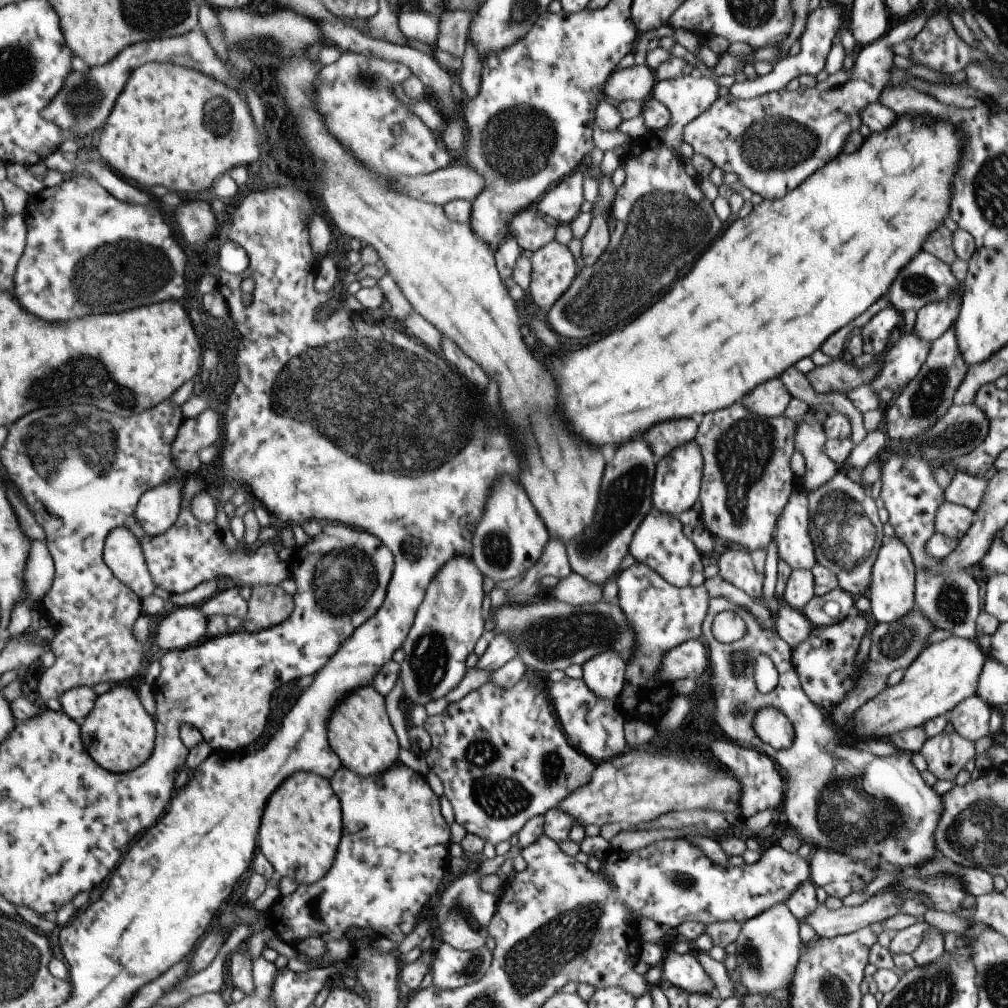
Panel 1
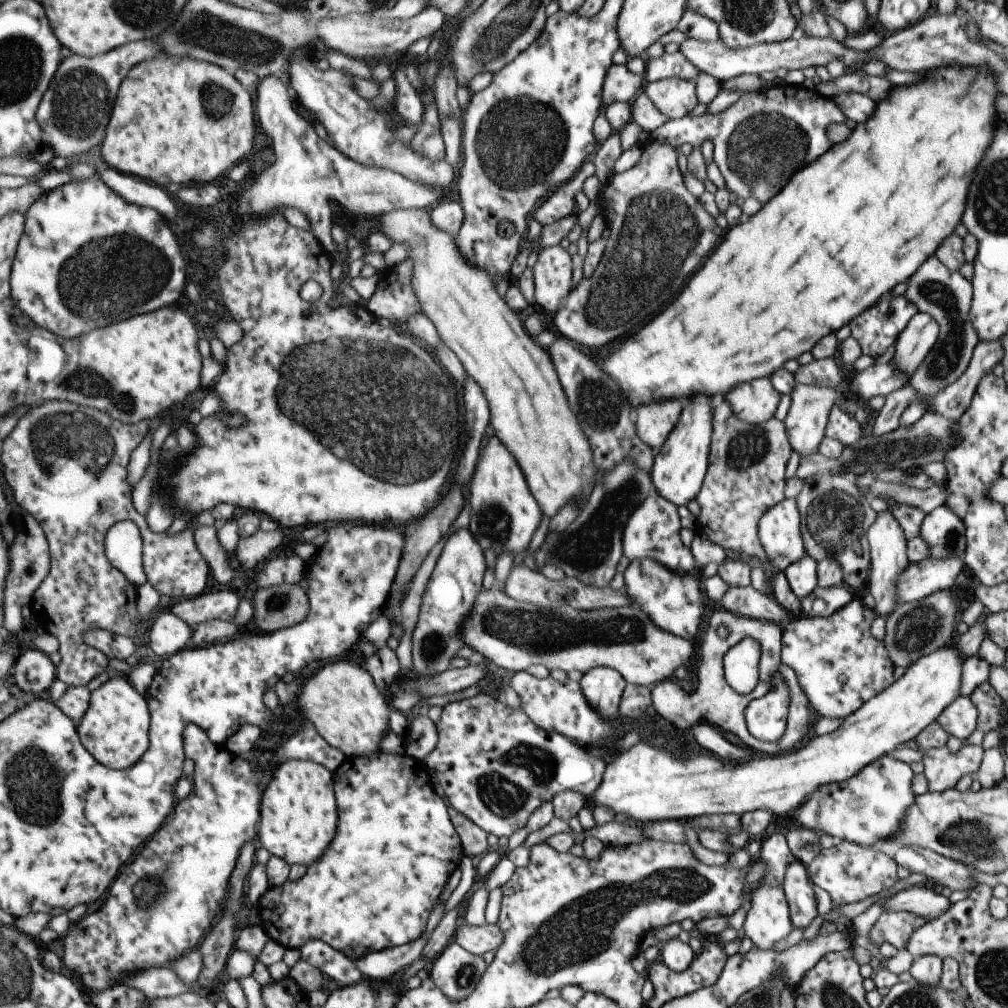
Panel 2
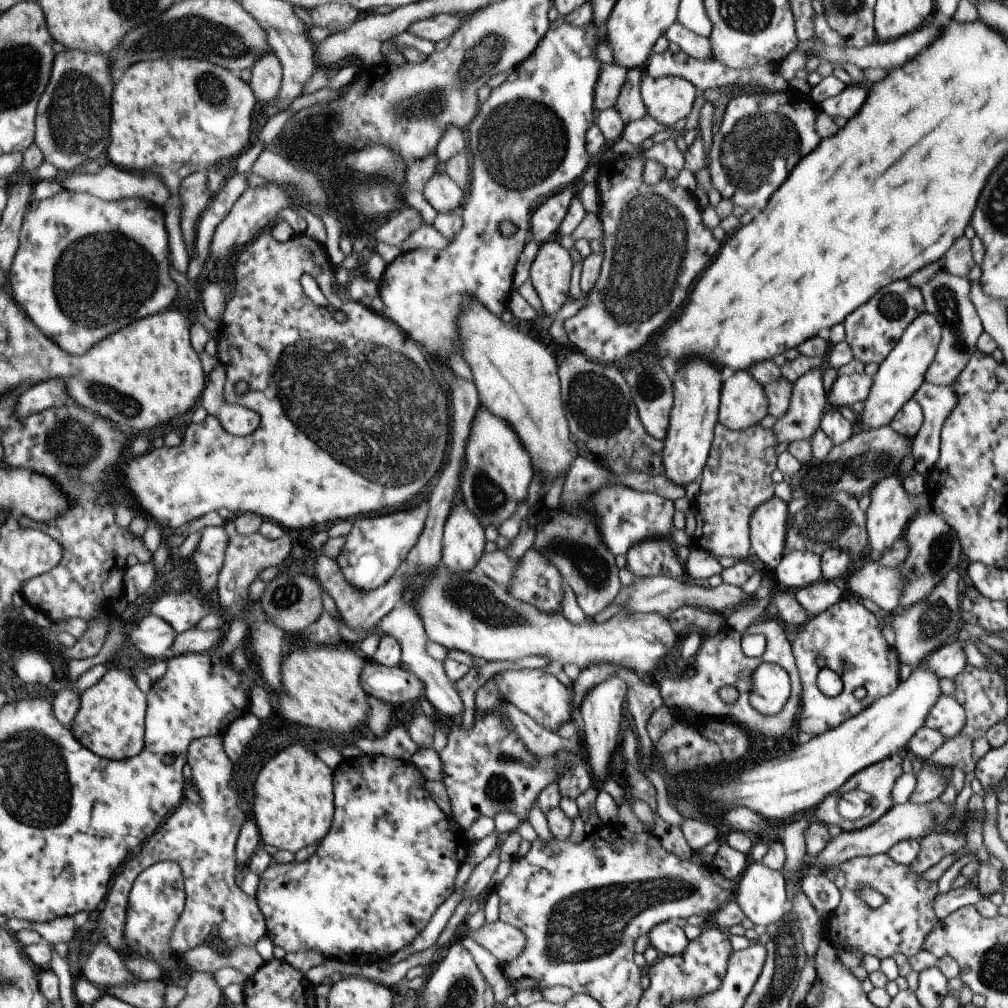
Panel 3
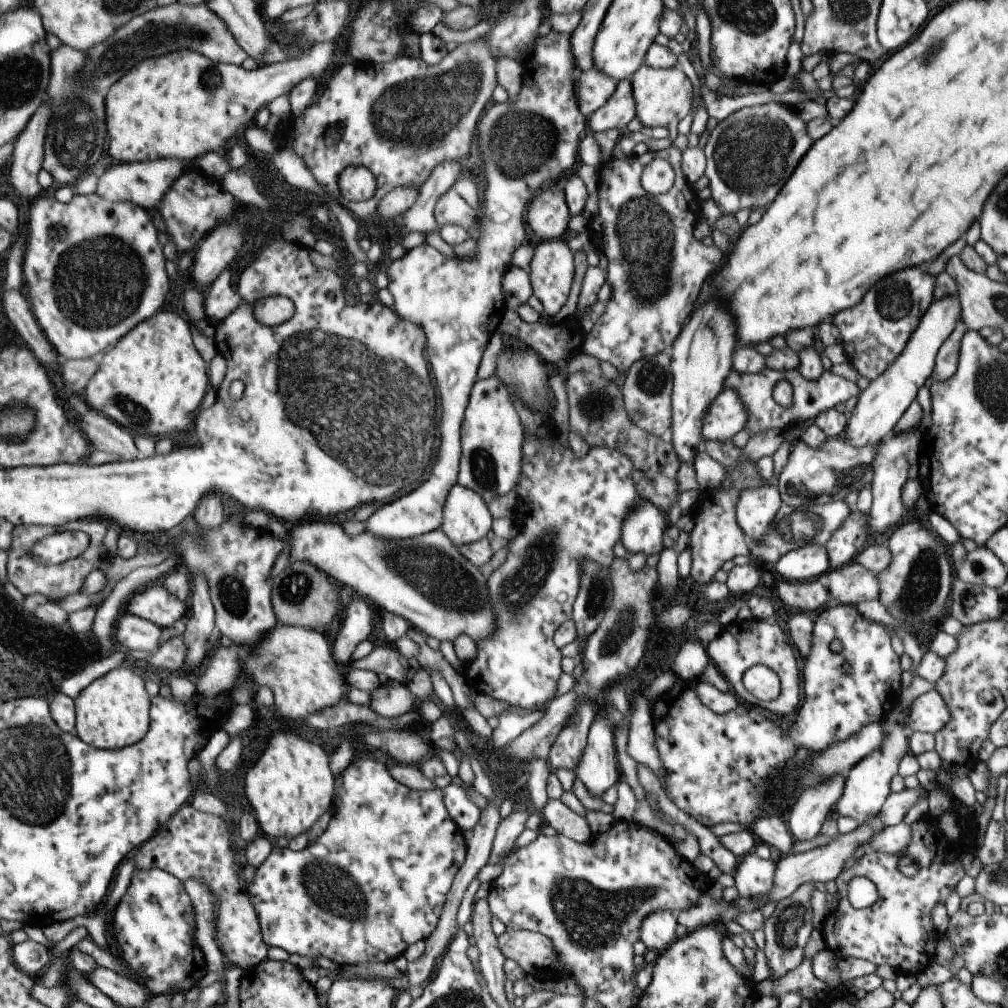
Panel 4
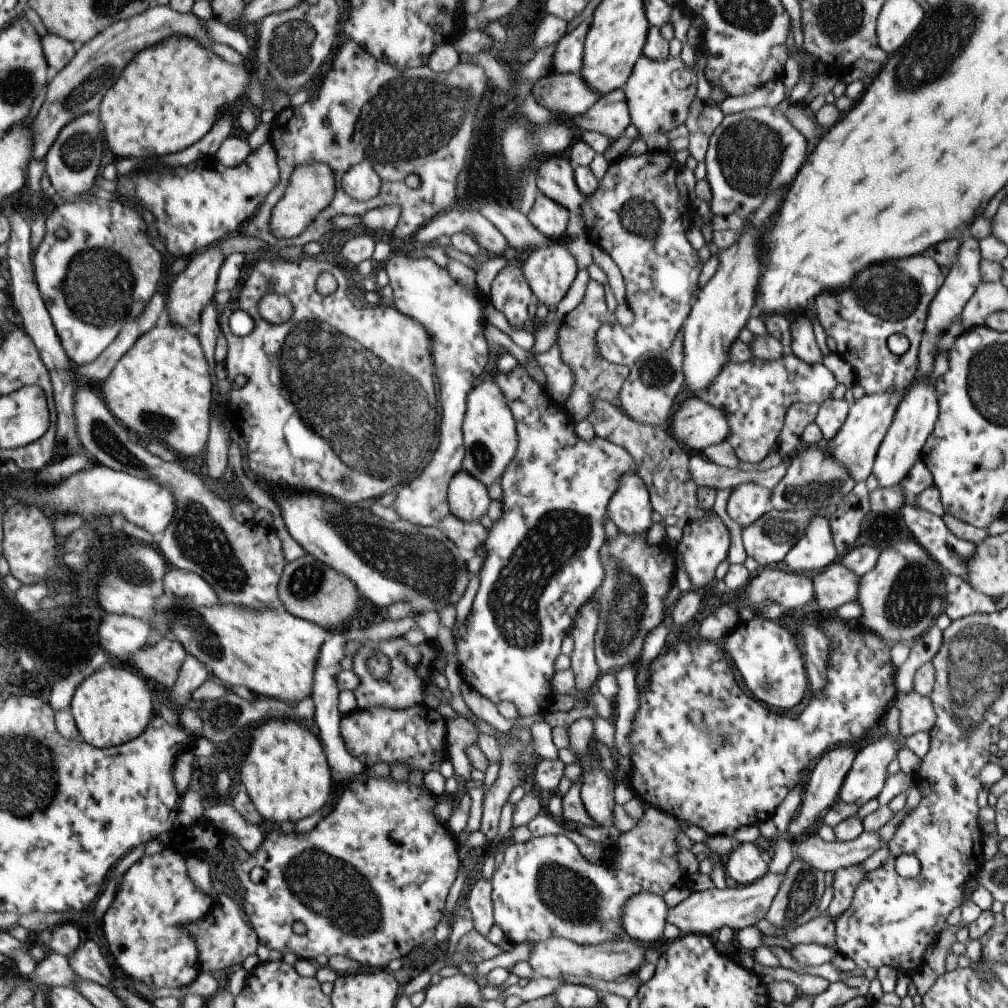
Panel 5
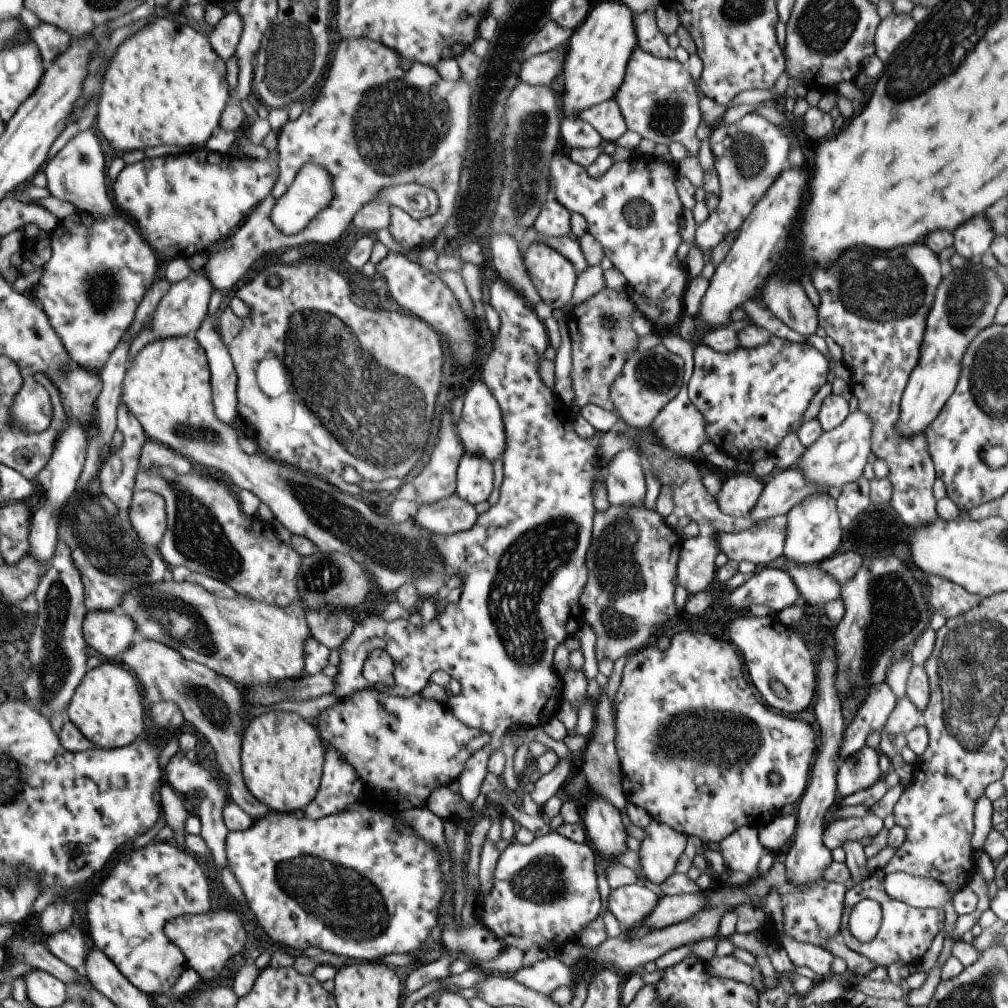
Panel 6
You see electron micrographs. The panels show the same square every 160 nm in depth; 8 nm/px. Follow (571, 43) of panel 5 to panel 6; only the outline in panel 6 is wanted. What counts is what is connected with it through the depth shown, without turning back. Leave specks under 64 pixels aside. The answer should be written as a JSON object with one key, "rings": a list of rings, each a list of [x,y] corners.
{"rings":[[[566,44],[524,60],[519,70],[519,81],[530,86],[548,86],[553,78],[561,78],[565,62]]]}

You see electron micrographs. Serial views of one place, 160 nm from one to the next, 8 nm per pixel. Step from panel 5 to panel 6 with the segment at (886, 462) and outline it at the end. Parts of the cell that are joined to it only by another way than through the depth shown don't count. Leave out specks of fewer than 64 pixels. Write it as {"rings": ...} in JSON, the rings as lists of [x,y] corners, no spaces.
{"rings":[[[941,256],[939,259],[940,272],[942,273],[941,282],[937,286],[937,292],[935,292],[935,298],[925,322],[917,366],[909,374],[907,384],[899,402],[899,418],[897,418],[895,426],[893,426],[895,432],[897,432],[897,436],[899,438],[905,438],[905,440],[913,438],[915,434],[925,432],[929,428],[929,424],[937,418],[939,412],[941,412],[941,408],[953,393],[955,384],[957,384],[961,356],[963,356],[969,342],[973,340],[973,336],[979,330],[993,325],[995,308],[999,306],[999,302],[1006,296],[1005,290],[1003,290],[1003,284],[997,278],[994,268],[981,266],[977,259],[965,260],[962,268],[953,268],[949,265],[949,258]]]}

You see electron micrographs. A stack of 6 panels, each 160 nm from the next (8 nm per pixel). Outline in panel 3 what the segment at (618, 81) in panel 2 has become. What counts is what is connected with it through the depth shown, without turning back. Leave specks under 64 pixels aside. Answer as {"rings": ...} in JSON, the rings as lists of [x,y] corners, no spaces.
{"rings":[[[601,64],[595,88],[593,88],[593,109],[596,112],[612,108],[617,94],[625,82],[627,69],[612,64]]]}

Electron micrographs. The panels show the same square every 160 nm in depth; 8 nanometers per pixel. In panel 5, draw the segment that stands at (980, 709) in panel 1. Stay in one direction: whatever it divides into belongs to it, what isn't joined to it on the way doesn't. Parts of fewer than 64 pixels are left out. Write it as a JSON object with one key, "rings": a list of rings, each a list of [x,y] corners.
{"rings":[[[913,690],[908,693],[896,691],[892,706],[898,712],[898,732],[901,736],[927,733],[933,726],[936,716],[928,696],[921,696]]]}

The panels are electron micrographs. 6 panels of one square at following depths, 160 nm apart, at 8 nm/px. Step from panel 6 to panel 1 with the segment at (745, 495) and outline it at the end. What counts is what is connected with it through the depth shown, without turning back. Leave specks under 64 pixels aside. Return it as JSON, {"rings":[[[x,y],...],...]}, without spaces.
{"rings":[[[795,488],[787,500],[787,506],[781,510],[778,520],[775,522],[773,542],[777,546],[777,558],[783,560],[791,571],[811,570],[815,566],[815,550],[808,534],[809,510],[807,496],[800,488]]]}

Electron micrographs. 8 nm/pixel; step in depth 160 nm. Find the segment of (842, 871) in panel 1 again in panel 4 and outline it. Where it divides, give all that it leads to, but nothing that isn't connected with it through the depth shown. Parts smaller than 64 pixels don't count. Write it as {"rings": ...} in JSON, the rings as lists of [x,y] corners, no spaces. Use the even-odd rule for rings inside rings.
{"rings":[[[953,799],[947,812],[953,812],[956,815],[957,829],[960,830],[957,839],[941,837],[942,831],[939,828],[939,818],[937,817],[929,816],[925,820],[921,815],[919,820],[910,824],[910,839],[902,855],[910,856],[917,861],[919,872],[914,876],[903,876],[896,868],[897,858],[893,855],[877,855],[869,849],[866,849],[863,856],[851,868],[838,874],[834,880],[836,890],[840,896],[838,906],[835,908],[833,914],[829,914],[821,928],[822,939],[824,940],[825,948],[829,952],[832,952],[836,957],[863,959],[873,963],[875,966],[887,964],[887,966],[891,966],[898,973],[911,973],[915,975],[921,972],[929,963],[933,962],[934,946],[939,939],[939,934],[931,921],[931,910],[933,910],[935,904],[945,902],[947,896],[951,894],[951,890],[955,888],[959,879],[964,875],[963,867],[961,867],[961,863],[959,862],[960,855],[956,855],[953,852],[954,845],[960,838],[967,839],[972,845],[975,844],[975,838],[971,833],[973,816],[971,815],[970,808],[965,808],[959,800]],[[855,877],[869,879],[875,885],[877,891],[877,900],[871,906],[865,907],[864,909],[853,908],[846,897],[848,882]]]}

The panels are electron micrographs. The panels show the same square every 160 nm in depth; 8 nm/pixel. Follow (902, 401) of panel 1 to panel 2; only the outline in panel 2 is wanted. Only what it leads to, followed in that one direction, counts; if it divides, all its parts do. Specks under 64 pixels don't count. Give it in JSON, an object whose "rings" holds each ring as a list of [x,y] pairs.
{"rings":[[[932,255],[905,280],[905,283],[903,298],[907,302],[913,302],[918,312],[929,314],[937,322],[938,338],[908,380],[909,386],[917,392],[919,400],[909,402],[907,408],[901,412],[898,419],[900,427],[915,424],[924,413],[928,412],[929,398],[933,398],[937,392],[955,382],[967,369],[977,343],[977,336],[967,318],[971,301],[970,280],[965,280],[957,271],[950,272]]]}

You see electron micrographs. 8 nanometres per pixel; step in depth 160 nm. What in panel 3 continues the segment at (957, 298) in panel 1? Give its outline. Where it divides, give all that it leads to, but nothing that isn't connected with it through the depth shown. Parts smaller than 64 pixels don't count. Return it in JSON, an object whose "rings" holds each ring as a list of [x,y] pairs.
{"rings":[[[924,312],[909,322],[904,334],[901,334],[893,349],[889,350],[889,354],[879,364],[877,372],[872,377],[869,394],[863,402],[863,412],[858,415],[857,428],[880,428],[889,425],[891,418],[901,409],[901,406],[905,405],[905,402],[912,399],[917,388],[924,382],[925,370],[933,361],[939,340],[940,324],[933,315]]]}

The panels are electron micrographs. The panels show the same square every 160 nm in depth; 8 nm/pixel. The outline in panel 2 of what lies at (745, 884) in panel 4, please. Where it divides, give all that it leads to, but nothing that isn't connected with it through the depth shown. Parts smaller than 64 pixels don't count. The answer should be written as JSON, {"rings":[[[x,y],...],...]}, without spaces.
{"rings":[[[759,885],[749,900],[749,909],[746,911],[742,925],[745,937],[753,944],[757,950],[771,950],[773,945],[785,938],[793,929],[791,926],[788,907],[783,890],[778,886]]]}

